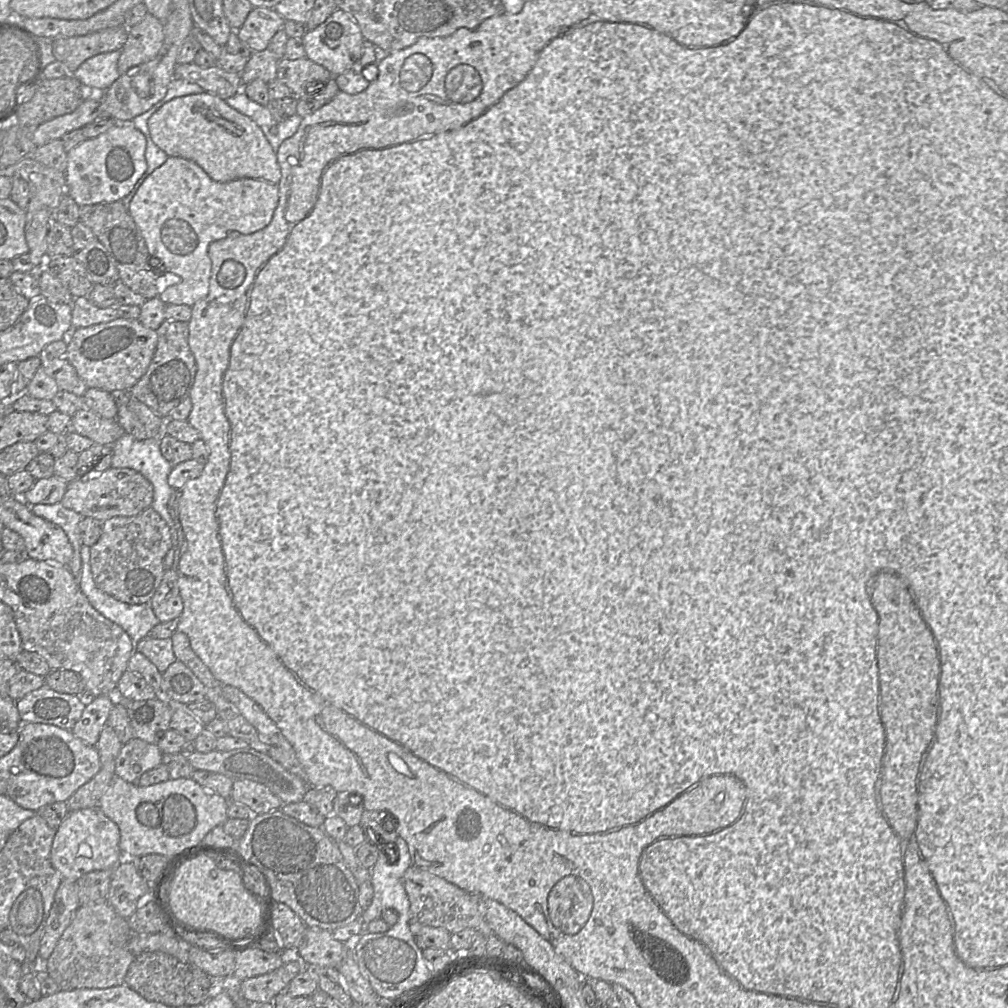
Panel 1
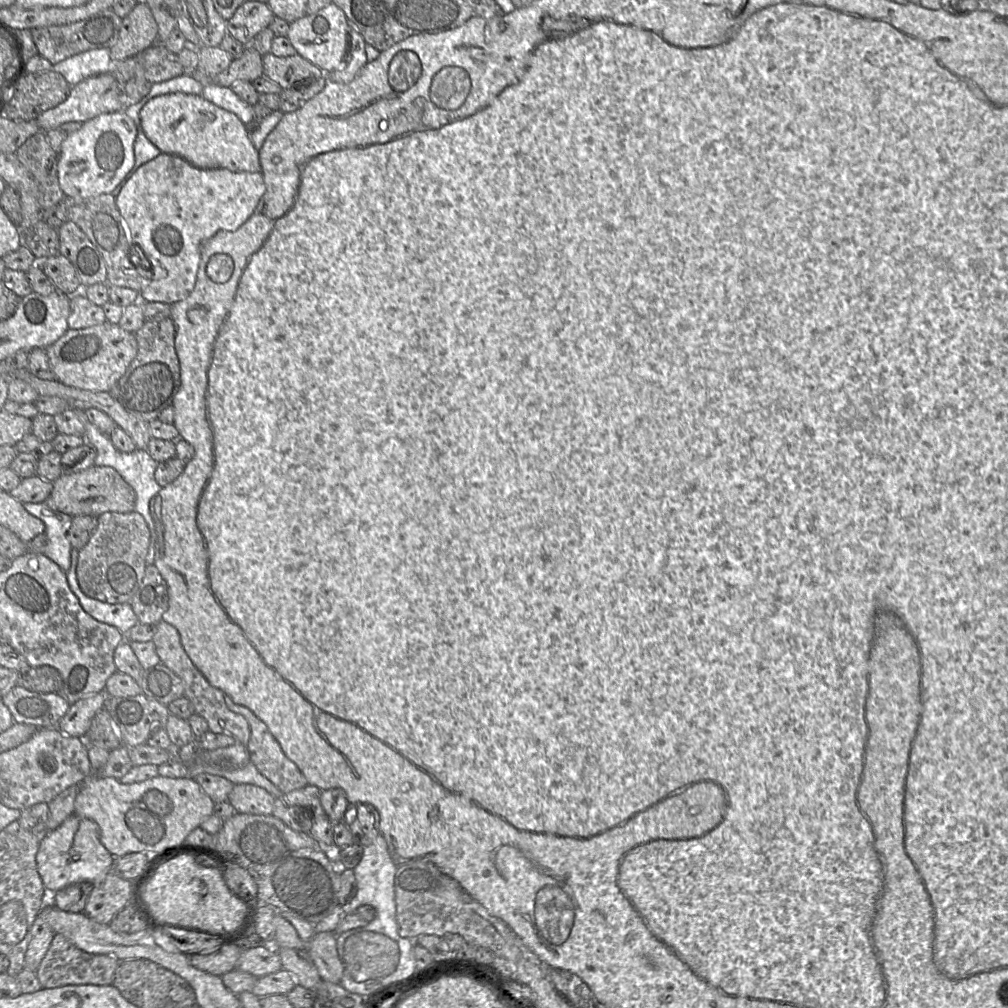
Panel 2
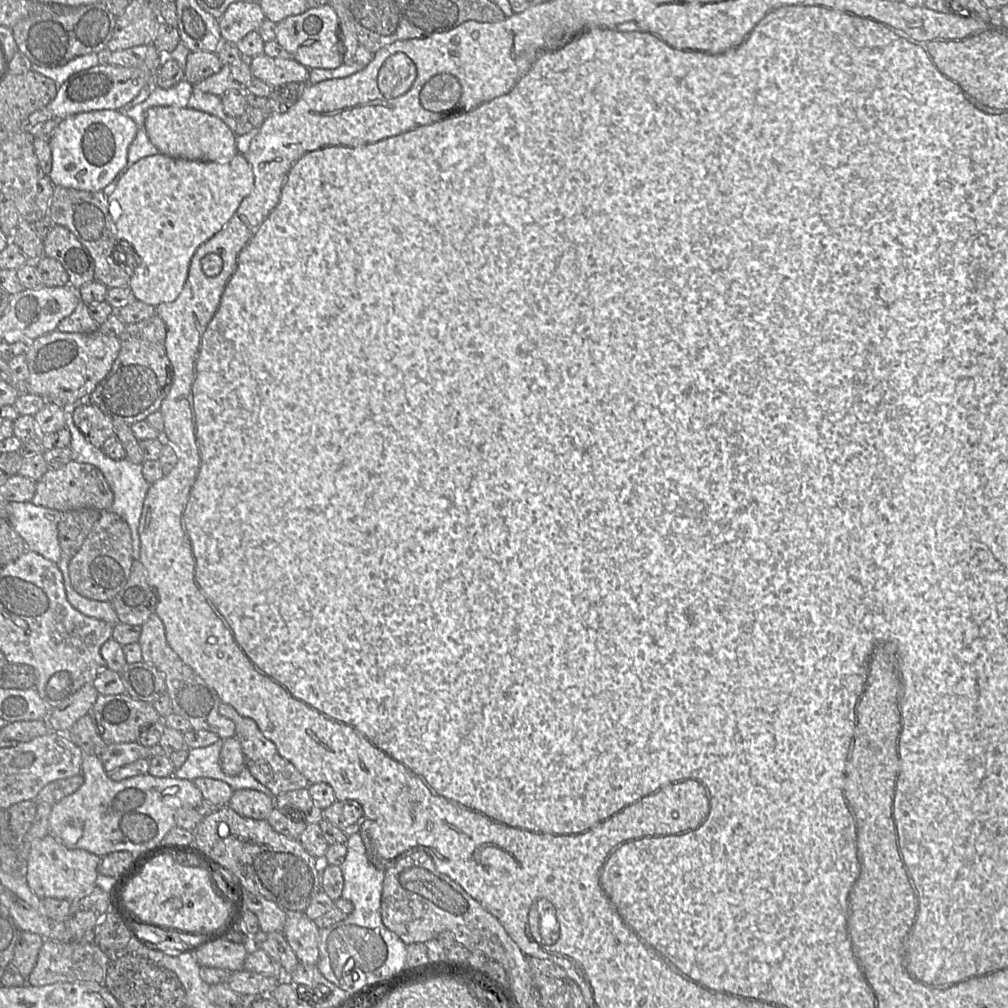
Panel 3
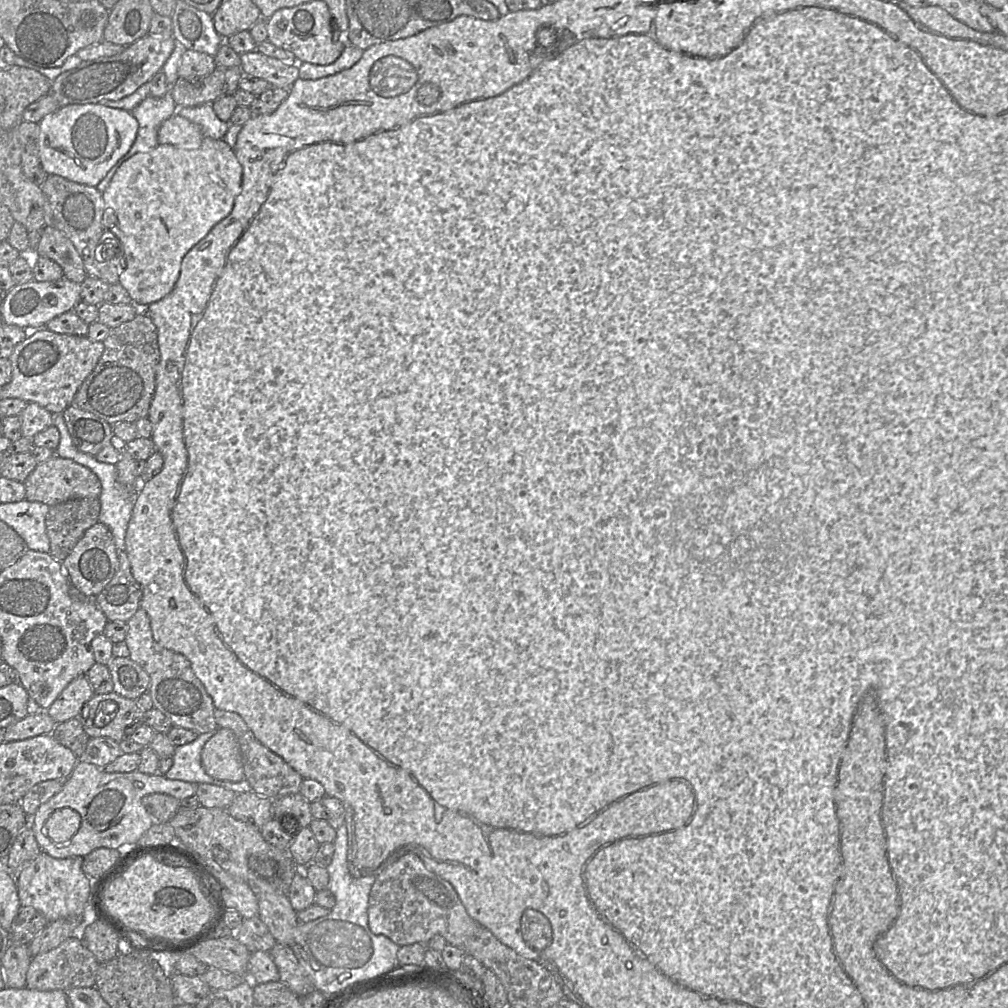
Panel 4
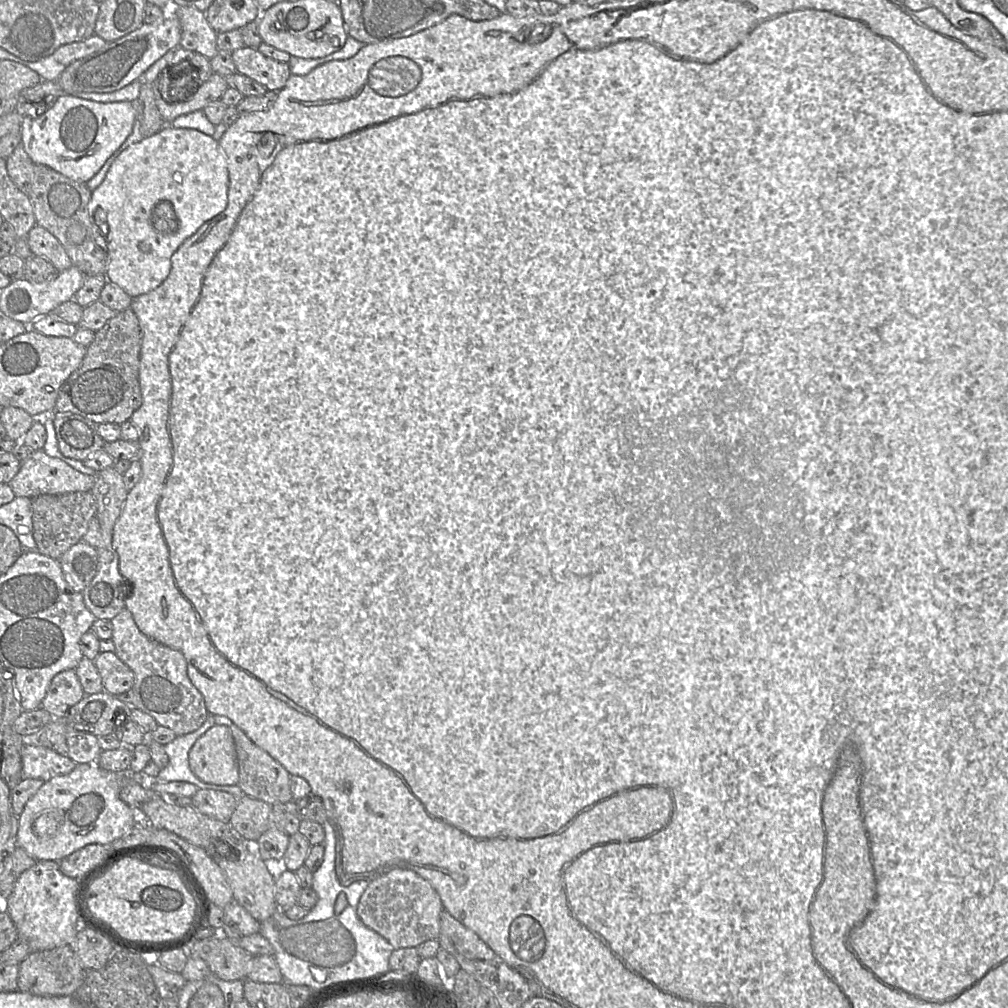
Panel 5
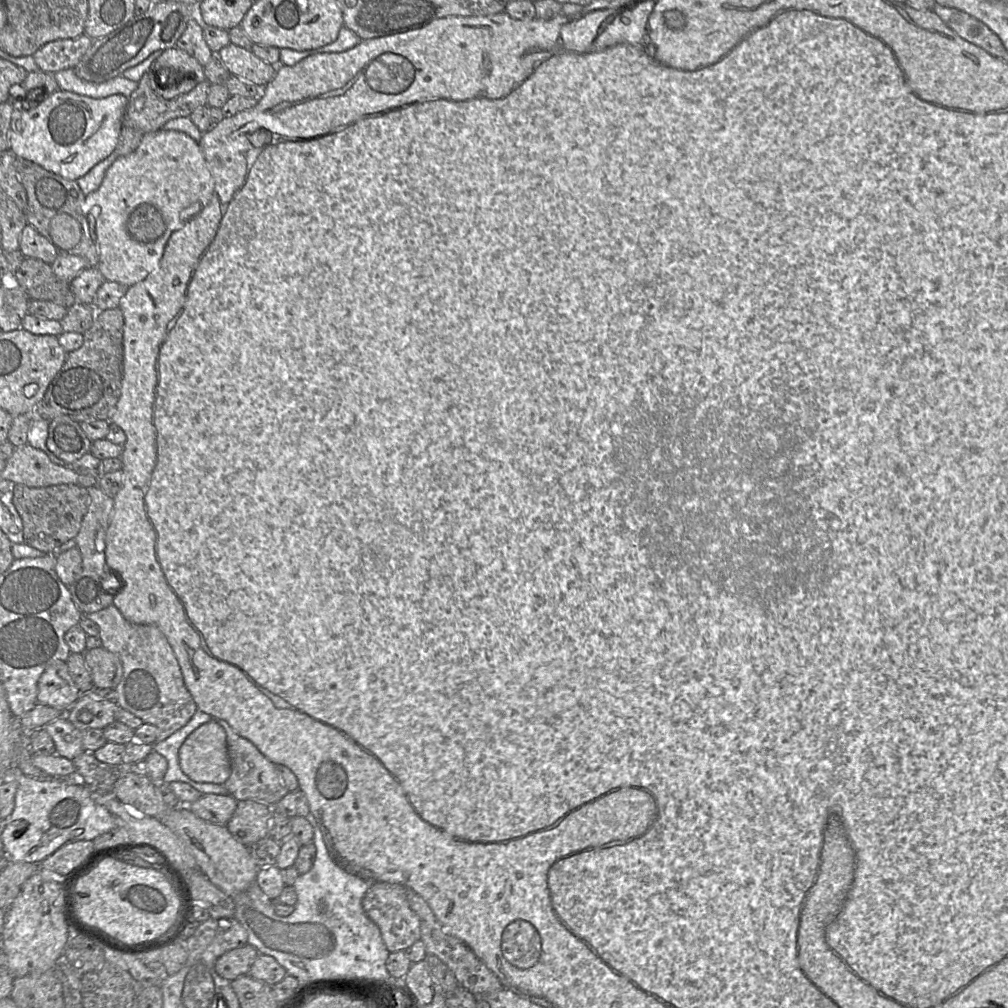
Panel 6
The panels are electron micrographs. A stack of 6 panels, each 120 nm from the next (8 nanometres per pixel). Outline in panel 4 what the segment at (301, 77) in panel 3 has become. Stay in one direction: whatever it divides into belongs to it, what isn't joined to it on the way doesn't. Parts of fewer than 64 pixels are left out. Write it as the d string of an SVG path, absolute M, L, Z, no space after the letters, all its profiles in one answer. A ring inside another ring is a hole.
M256 50L240 54L240 60L243 74L264 79L270 87L290 88L299 78L298 63L287 64Z

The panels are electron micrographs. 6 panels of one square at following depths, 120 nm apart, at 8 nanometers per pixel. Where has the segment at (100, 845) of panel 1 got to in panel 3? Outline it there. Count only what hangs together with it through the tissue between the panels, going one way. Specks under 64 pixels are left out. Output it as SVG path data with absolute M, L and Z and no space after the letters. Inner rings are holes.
M47 834L33 842L25 862L25 879L31 891L40 899L55 898L73 901L90 893L96 886L101 857L83 849L70 849Z

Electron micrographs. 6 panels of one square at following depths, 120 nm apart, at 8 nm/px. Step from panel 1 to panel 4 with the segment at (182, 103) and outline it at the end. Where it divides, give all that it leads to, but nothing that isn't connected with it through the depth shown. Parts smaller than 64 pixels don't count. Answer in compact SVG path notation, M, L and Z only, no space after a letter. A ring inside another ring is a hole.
M179 114L167 118L157 133L159 144L174 145L182 149L197 149L203 138L200 127Z

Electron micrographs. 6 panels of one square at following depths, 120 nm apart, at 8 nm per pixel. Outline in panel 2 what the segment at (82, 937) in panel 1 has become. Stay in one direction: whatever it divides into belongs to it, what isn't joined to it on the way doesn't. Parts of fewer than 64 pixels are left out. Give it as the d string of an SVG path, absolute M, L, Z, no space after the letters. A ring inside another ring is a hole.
M55 934L50 947L36 970L42 988L67 985L112 985L120 961L108 955L90 954L77 948L64 935Z

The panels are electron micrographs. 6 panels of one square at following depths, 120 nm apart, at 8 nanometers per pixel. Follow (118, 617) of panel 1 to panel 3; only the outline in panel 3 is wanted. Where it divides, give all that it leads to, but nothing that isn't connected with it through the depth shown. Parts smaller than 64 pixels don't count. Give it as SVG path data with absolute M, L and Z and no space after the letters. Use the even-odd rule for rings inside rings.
M63 555L58 563L59 570L62 573L66 597L69 603L82 614L98 620L103 620L112 625L120 623L116 611L111 602L98 601L81 596L73 588L69 575L69 562L71 557Z

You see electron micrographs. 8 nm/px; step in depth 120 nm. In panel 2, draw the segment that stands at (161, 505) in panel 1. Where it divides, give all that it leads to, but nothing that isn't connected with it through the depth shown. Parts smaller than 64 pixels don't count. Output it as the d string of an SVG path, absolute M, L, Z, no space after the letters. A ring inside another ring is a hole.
M82 417L85 427L84 439L96 451L95 465L110 466L114 468L122 478L133 488L136 493L135 512L138 512L145 519L151 535L155 532L153 518L150 514L150 501L162 488L155 480L154 473L158 462L155 461L146 449L136 449L133 452L121 452L114 447L110 435L100 432L97 427L91 424L85 417Z

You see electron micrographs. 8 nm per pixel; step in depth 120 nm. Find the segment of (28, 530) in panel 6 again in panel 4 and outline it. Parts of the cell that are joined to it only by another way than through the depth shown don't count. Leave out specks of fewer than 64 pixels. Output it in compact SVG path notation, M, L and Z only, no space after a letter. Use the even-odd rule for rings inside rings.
M79 498L50 506L46 531L52 557L62 562L72 552L84 533L98 522L99 498Z

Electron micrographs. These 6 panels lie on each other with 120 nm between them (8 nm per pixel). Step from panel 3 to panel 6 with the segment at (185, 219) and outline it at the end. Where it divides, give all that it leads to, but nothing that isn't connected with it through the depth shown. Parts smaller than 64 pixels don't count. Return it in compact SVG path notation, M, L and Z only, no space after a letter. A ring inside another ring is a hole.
M159 129L144 134L140 145L130 154L119 156L107 169L101 185L86 195L82 203L82 212L87 216L93 206L99 206L101 212L96 217L96 235L99 253L97 268L108 281L115 281L129 287L143 279L158 268L170 235L187 222L180 216L182 210L192 203L201 203L204 208L214 191L214 180L207 166L199 142L178 130ZM141 204L152 204L161 211L166 223L166 230L153 242L140 242L127 232L127 220L130 213Z

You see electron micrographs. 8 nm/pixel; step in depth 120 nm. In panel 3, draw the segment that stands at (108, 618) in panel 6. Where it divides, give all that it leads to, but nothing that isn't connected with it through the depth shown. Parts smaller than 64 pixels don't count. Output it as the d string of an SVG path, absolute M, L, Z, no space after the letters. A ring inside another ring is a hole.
M152 613L141 626L138 644L142 651L142 661L152 665L164 675L166 693L170 699L173 713L188 720L194 730L213 732L220 739L235 736L234 722L219 713L221 700L217 693L171 649L166 640L163 622L156 613Z

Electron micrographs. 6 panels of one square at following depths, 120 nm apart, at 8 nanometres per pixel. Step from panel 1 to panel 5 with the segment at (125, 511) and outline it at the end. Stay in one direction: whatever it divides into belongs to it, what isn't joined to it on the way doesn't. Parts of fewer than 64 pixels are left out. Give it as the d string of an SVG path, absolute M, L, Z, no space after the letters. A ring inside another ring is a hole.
M35 450L21 461L19 472L9 482L16 496L28 498L91 491L94 484L95 476L82 473L43 450Z

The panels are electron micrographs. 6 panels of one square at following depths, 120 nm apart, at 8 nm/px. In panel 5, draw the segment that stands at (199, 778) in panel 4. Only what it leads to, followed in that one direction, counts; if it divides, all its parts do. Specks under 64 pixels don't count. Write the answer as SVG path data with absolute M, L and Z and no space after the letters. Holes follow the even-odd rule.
M209 714L199 729L186 735L177 736L172 742L165 744L164 750L169 758L169 763L159 772L156 780L159 782L188 782L195 785L198 789L219 790L230 793L237 798L244 796L237 785L205 783L198 779L189 768L188 754L191 747L200 736L213 726L213 715Z

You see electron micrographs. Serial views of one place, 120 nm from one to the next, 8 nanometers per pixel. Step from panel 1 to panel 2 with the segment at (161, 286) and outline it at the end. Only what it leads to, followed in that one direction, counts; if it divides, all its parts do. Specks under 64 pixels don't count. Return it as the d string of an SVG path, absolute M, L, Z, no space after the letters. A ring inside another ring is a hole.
M101 194L89 198L65 196L59 205L63 208L67 220L75 223L102 255L107 269L106 284L108 286L130 288L140 293L150 284L152 271L145 270L131 262L131 253L136 260L138 260L138 254L136 250L132 250L134 243L129 228L116 206L114 196L111 194Z

